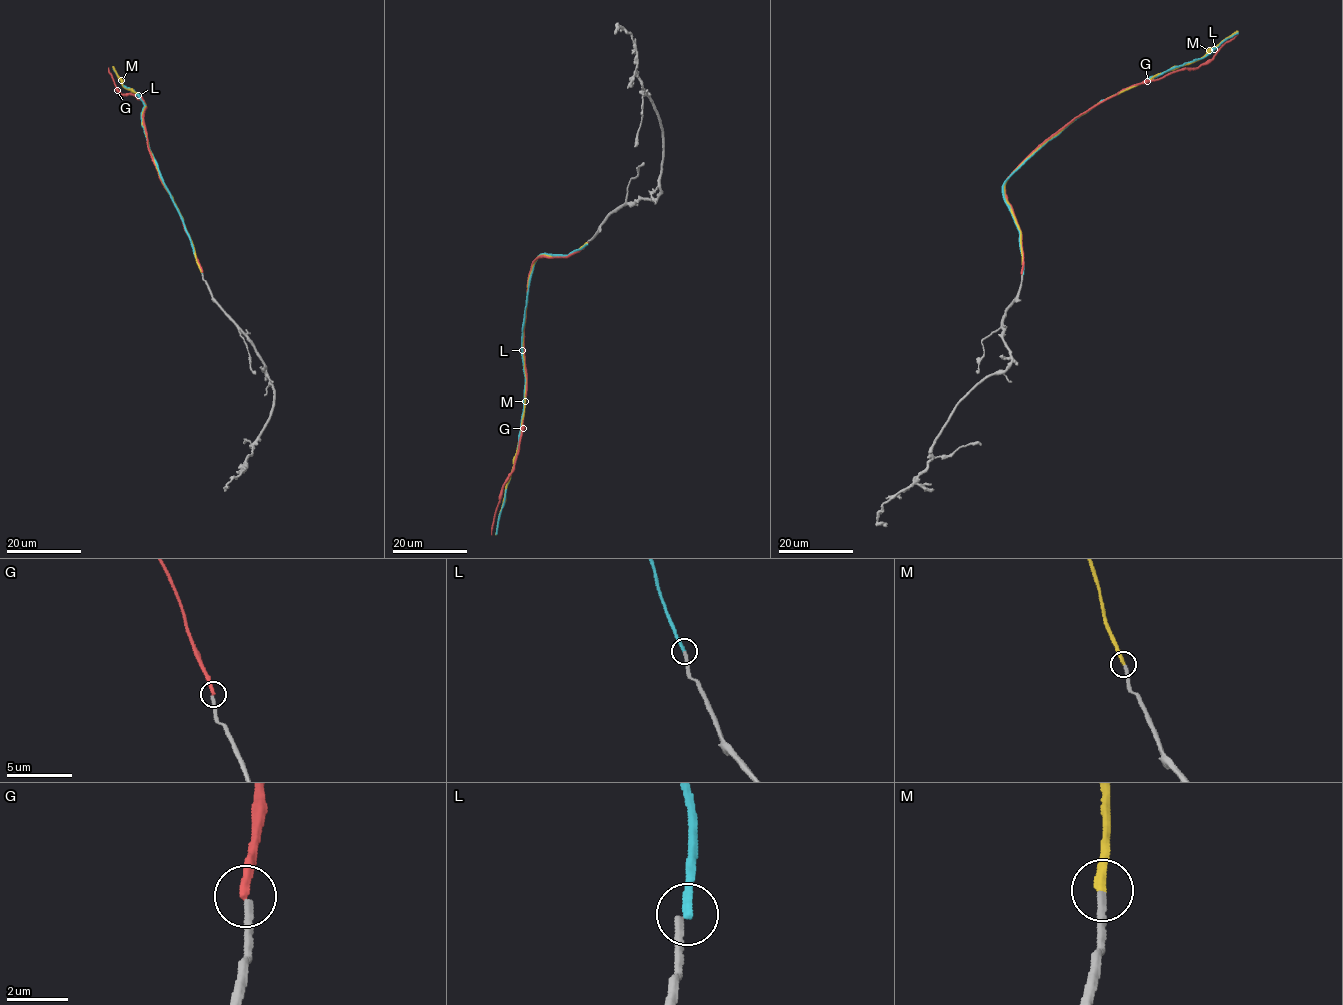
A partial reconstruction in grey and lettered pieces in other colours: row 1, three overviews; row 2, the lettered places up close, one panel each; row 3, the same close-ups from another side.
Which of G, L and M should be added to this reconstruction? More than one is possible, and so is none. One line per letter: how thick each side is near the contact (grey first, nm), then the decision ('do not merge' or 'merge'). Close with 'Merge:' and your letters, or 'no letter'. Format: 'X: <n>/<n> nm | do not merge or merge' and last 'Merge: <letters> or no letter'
G: 280/300 nm | do not merge
L: 280/280 nm | do not merge
M: 280/320 nm | merge
Merge: M

